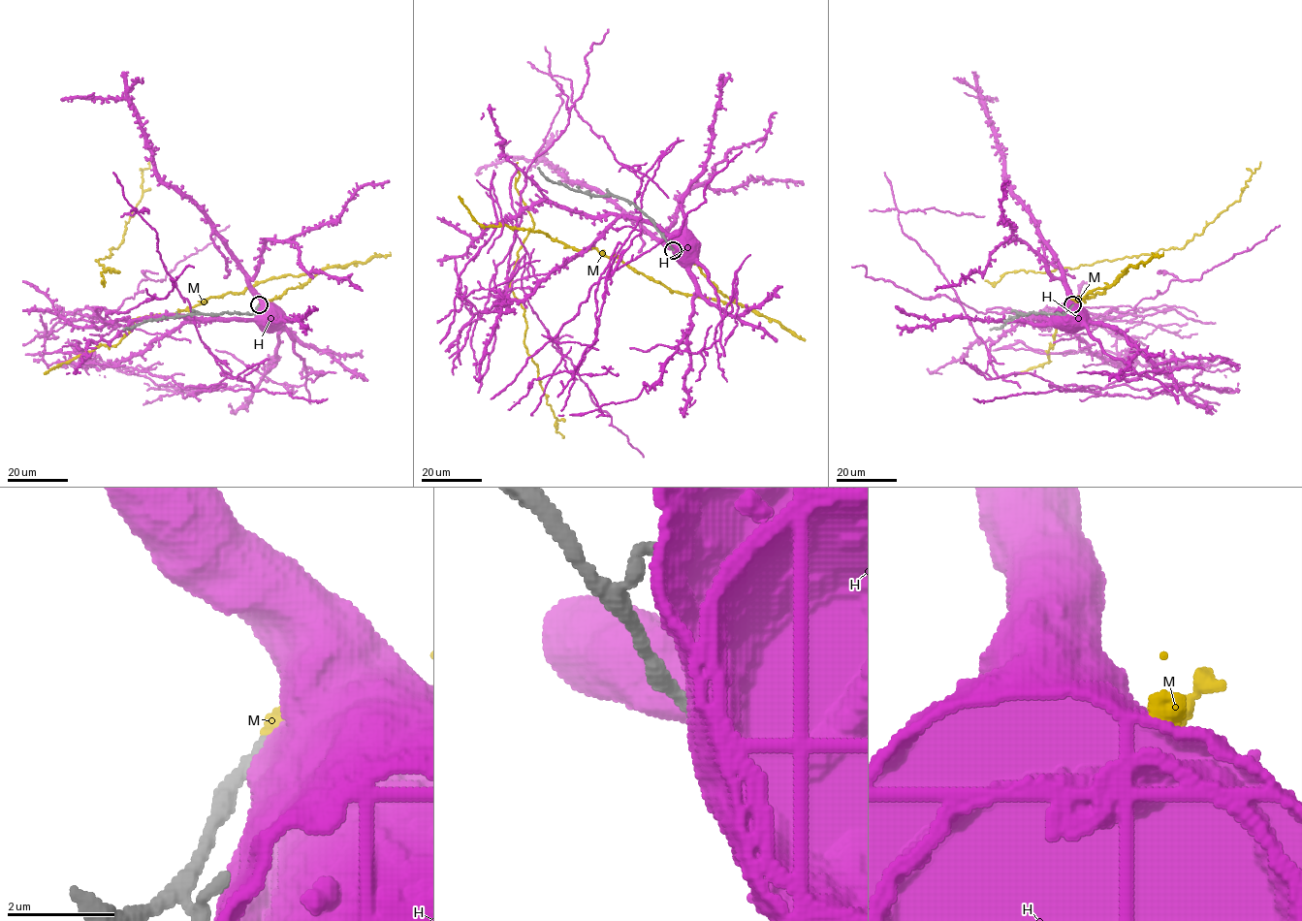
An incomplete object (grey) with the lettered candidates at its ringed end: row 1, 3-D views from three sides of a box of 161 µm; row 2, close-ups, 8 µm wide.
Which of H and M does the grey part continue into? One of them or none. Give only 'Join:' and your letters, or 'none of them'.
Join: M

